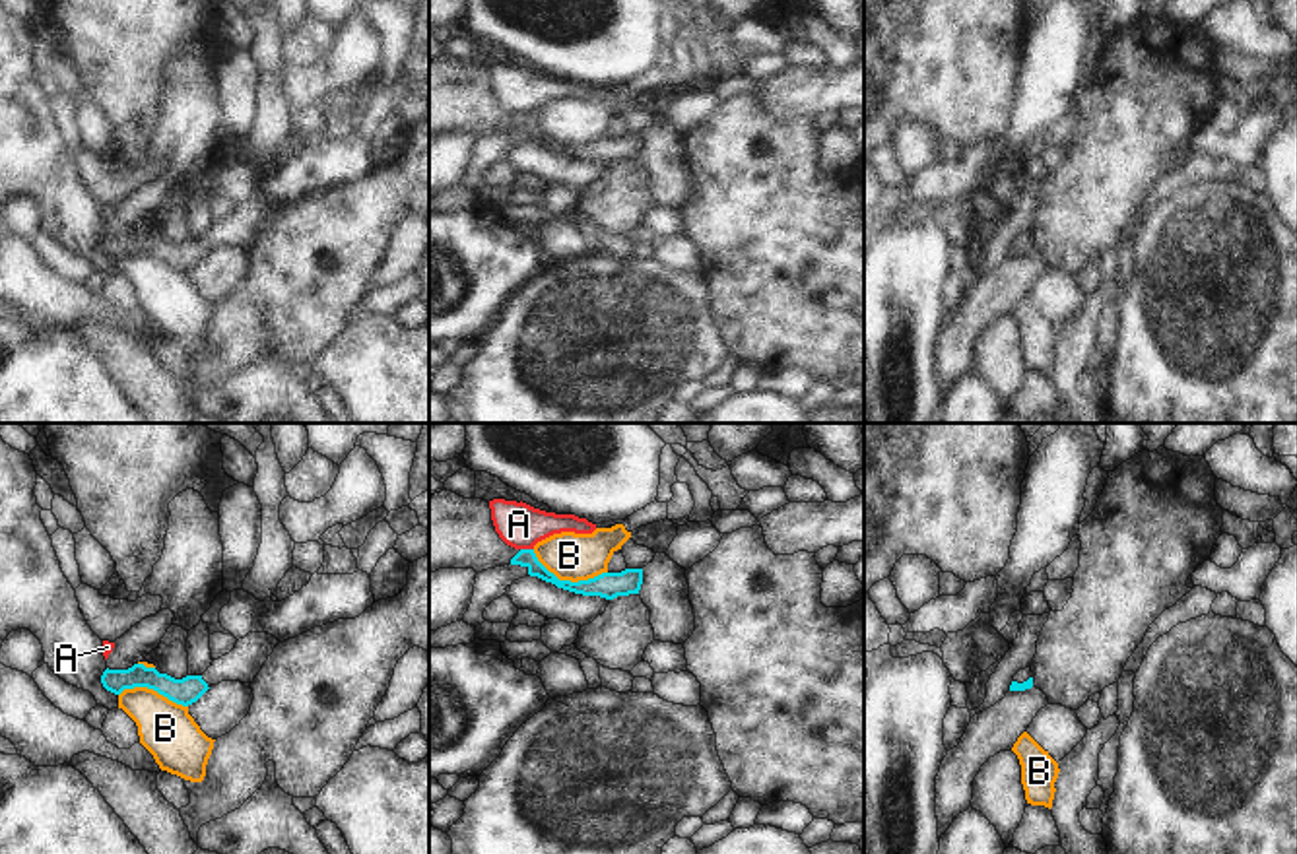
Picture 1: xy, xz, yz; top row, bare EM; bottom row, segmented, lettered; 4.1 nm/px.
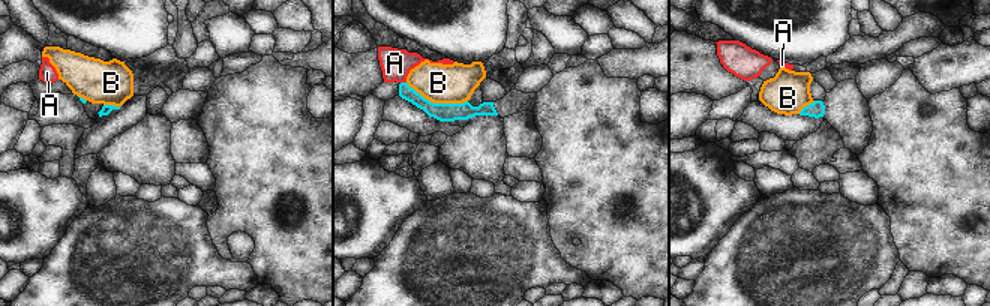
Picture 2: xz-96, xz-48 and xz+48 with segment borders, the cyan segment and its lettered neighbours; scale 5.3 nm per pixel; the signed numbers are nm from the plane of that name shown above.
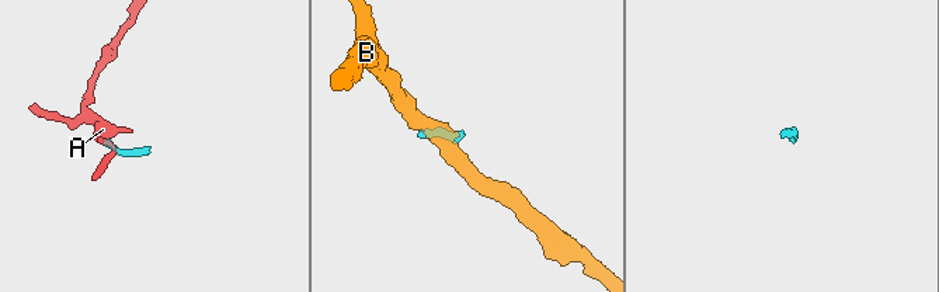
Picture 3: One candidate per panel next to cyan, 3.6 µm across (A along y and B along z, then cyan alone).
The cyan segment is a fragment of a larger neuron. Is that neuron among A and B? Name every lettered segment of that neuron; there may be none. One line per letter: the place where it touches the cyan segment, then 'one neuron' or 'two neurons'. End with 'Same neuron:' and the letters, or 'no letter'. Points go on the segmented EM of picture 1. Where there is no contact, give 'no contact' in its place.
A: xz (527, 550) | two neurons
B: xz (567, 581) | two neurons
Same neuron: no letter

